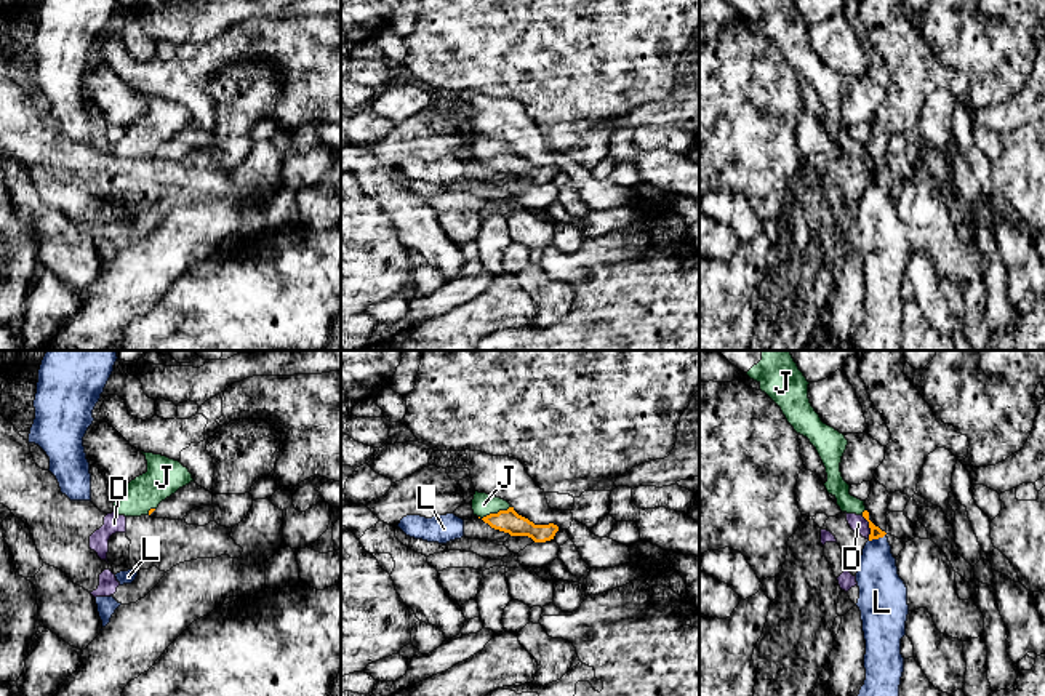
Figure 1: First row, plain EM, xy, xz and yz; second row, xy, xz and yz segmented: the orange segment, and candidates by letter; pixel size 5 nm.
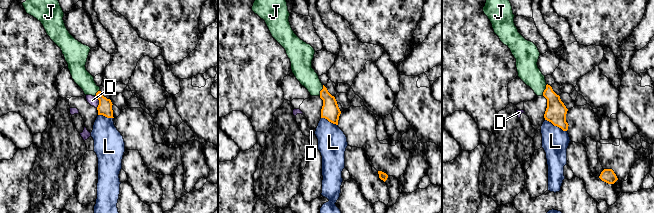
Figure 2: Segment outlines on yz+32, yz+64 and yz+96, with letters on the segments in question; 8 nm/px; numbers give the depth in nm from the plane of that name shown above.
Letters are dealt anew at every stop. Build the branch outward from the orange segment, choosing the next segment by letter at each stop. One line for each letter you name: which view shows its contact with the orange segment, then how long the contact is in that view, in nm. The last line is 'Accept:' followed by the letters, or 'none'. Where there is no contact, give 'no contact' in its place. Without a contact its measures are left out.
J: meets orange in xz; contact 180 nm long
Accept: J

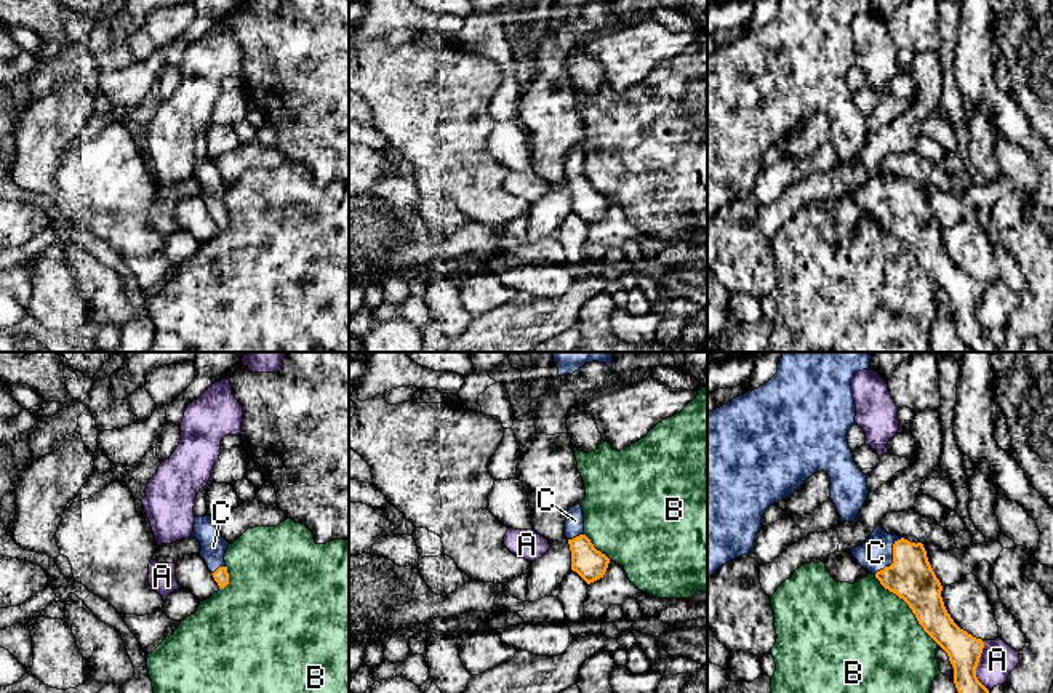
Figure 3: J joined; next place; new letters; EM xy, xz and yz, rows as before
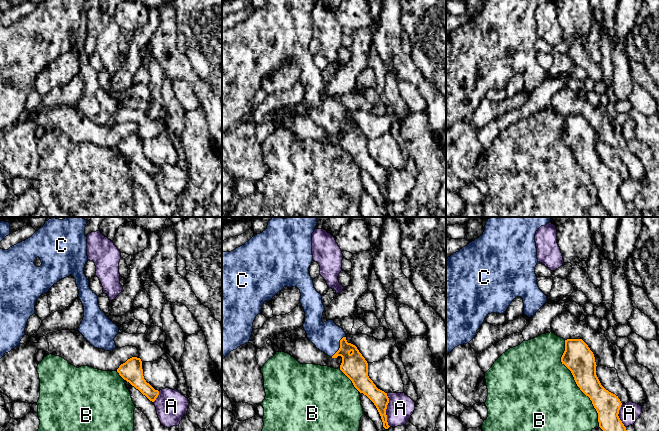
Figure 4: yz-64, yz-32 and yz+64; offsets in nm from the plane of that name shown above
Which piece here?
C: meets orange in yz; contact 240 nm long
Accept: C

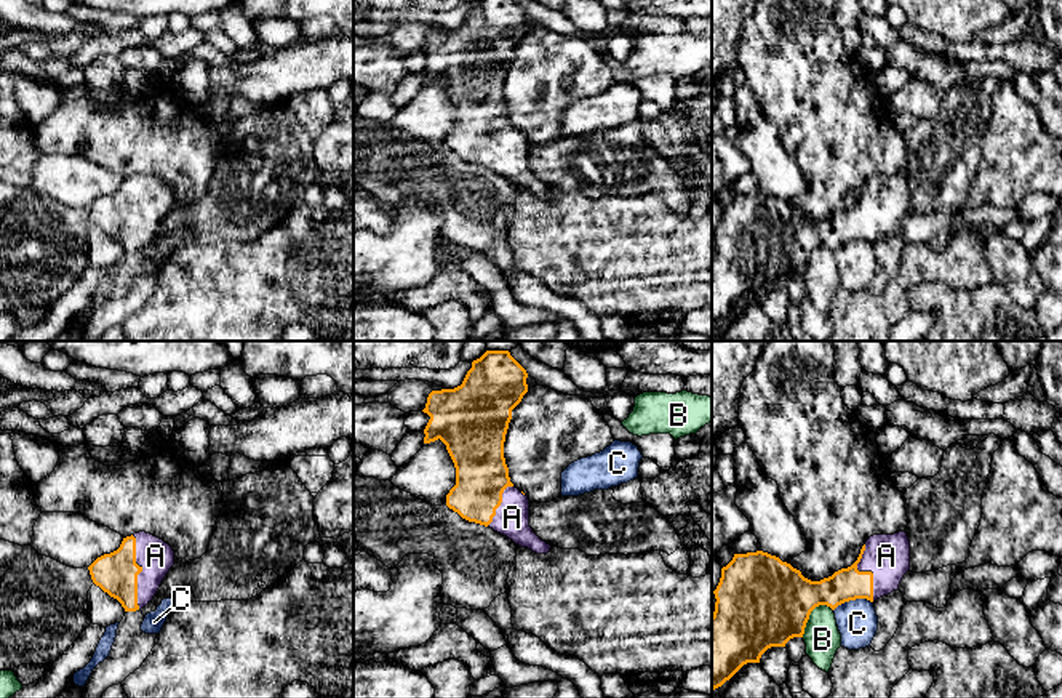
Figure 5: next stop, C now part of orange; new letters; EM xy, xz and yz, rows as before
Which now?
A: meets orange in xy; contact 380 nm long
Accept: A

